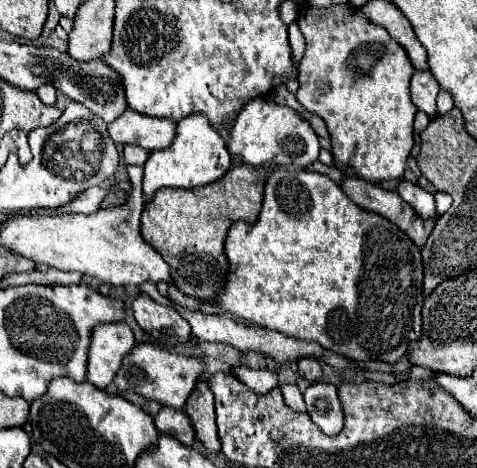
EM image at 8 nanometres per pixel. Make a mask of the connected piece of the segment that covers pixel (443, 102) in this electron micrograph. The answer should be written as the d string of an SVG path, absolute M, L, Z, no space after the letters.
M440 90L438 94L438 114L444 114L444 112L450 112L454 108L454 98L448 90Z

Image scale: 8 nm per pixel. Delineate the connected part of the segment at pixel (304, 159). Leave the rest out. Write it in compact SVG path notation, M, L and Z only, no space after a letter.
M268 96L250 100L236 118L232 128L228 150L232 156L238 156L242 162L252 166L262 166L274 162L278 166L302 166L308 168L318 160L320 144L312 126L300 118L292 108L276 104Z

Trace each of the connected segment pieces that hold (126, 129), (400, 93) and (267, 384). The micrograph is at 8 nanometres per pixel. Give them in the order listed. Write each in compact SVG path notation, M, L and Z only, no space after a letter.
M126 110L108 124L108 134L116 144L136 144L148 152L162 150L174 138L174 120L142 116L136 110Z
M350 4L300 8L298 28L306 38L306 52L298 68L300 88L296 92L296 100L328 124L334 158L352 166L368 182L402 178L406 158L414 146L414 116L418 112L410 100L410 78L414 74L414 66L406 50L386 32L386 28L370 22L362 8L354 8Z
M238 366L232 372L238 376L238 380L242 380L256 394L266 394L274 386L278 386L278 374L268 368L266 370L252 370L248 366Z

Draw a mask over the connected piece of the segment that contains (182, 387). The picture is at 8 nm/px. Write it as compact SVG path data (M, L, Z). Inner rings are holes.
M136 344L132 348L130 356L126 356L126 360L122 362L122 368L118 370L118 374L114 378L114 384L120 392L130 390L148 400L156 400L164 406L180 410L180 408L184 408L186 398L194 390L194 386L200 380L200 376L204 374L204 370L206 370L206 366L204 366L202 358L180 356L180 354L168 352L154 344Z

